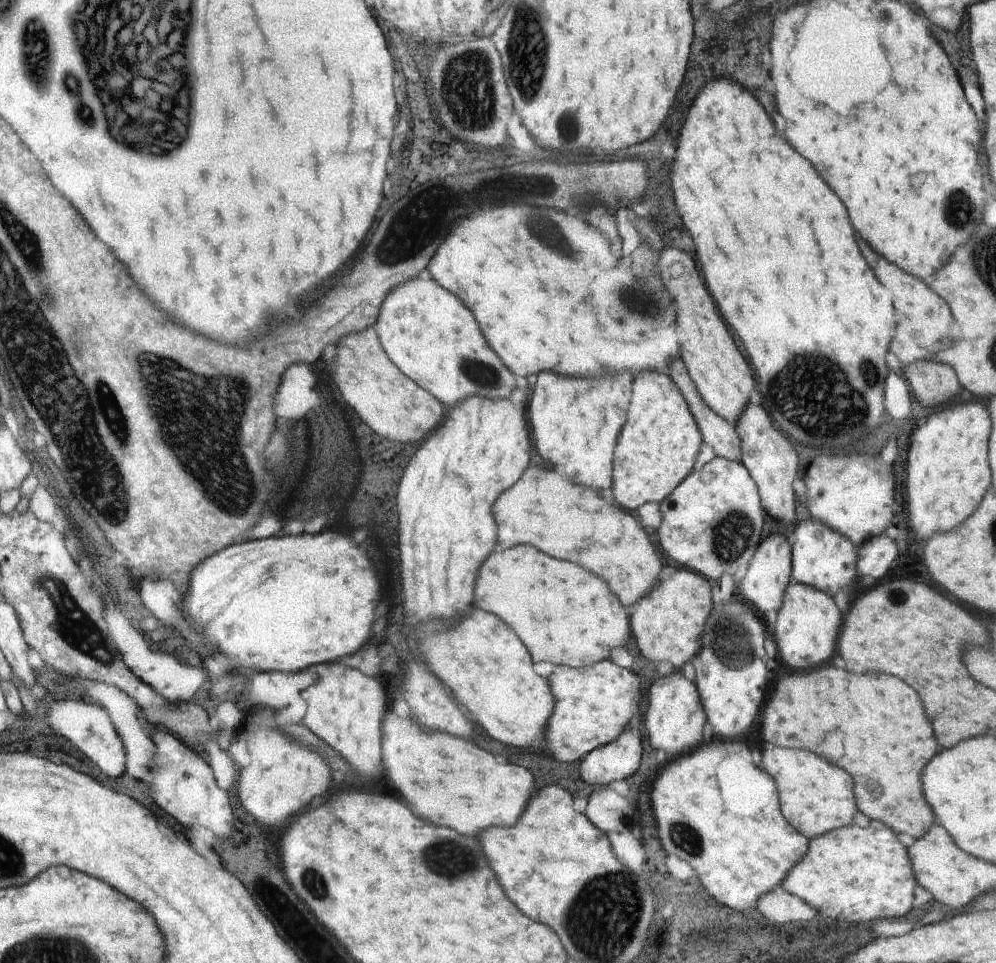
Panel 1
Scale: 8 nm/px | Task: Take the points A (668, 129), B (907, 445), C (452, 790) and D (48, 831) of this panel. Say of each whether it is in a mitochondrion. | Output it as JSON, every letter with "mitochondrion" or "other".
{"A":"other","B":"other","C":"other","D":"other"}

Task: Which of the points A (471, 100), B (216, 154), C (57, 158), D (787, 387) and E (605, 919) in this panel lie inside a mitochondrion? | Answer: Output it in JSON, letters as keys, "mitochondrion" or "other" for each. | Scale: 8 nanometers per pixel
{"A":"mitochondrion","B":"other","C":"other","D":"mitochondrion","E":"mitochondrion"}

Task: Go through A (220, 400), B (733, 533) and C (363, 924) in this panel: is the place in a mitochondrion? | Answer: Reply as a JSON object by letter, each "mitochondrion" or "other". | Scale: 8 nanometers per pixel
{"A":"mitochondrion","B":"mitochondrion","C":"other"}

